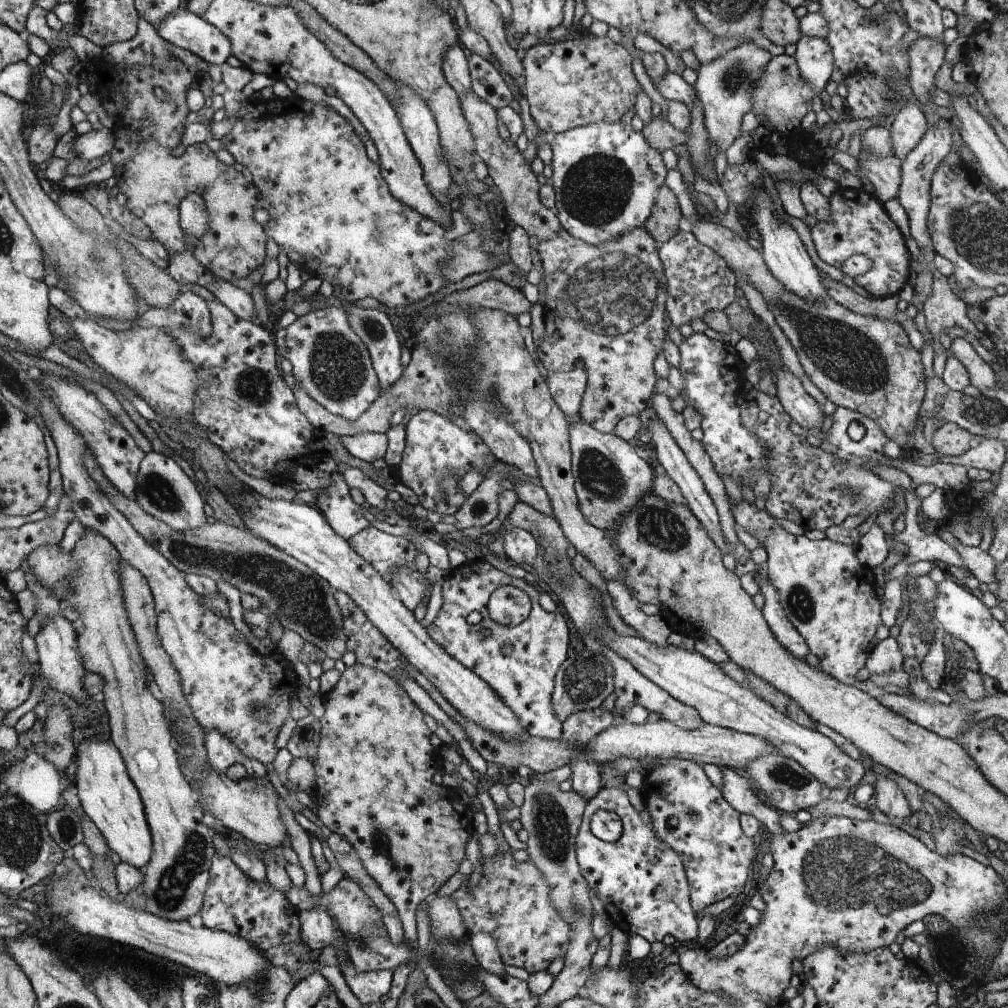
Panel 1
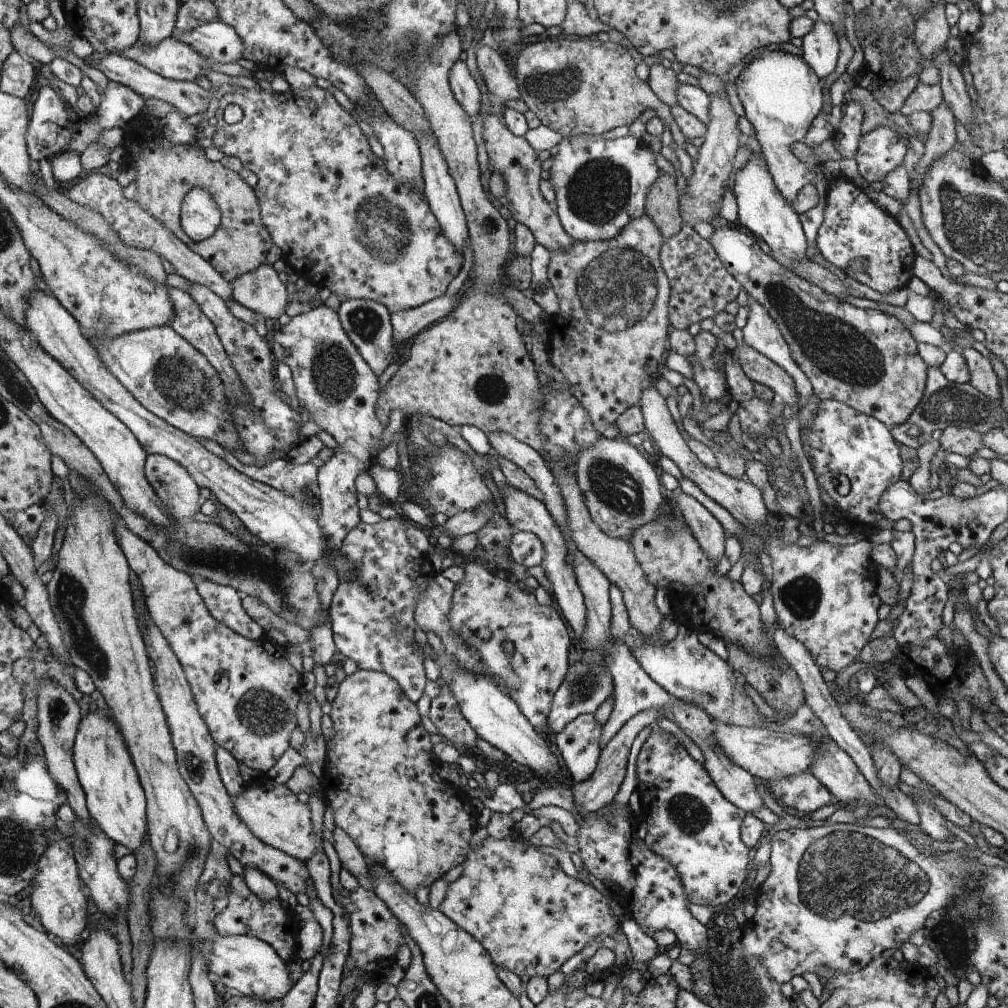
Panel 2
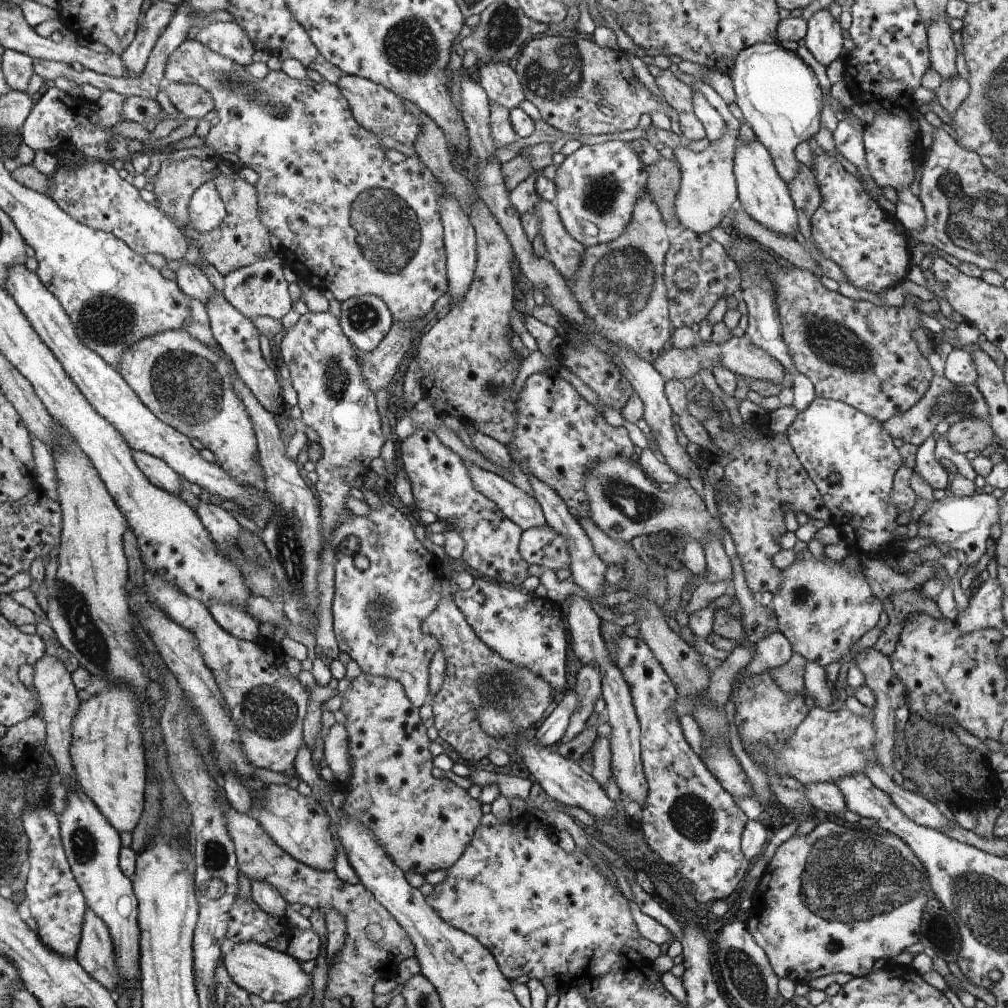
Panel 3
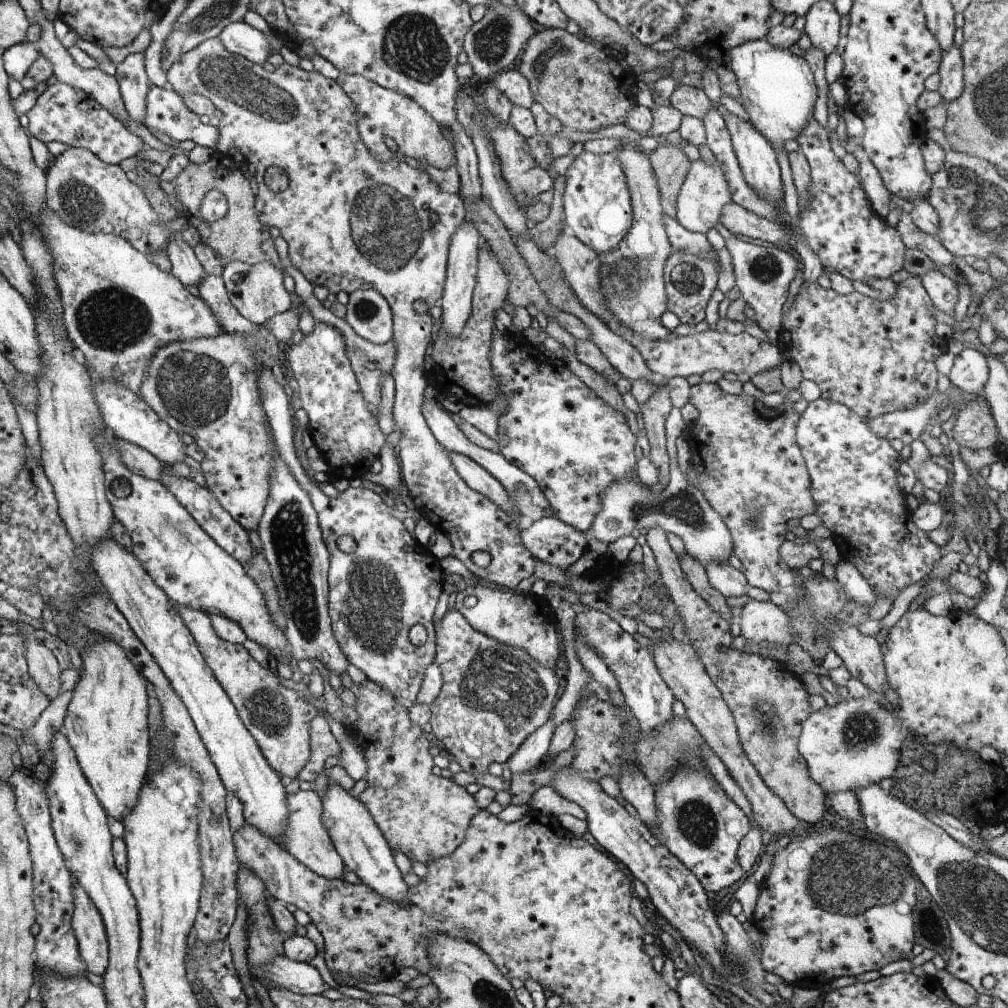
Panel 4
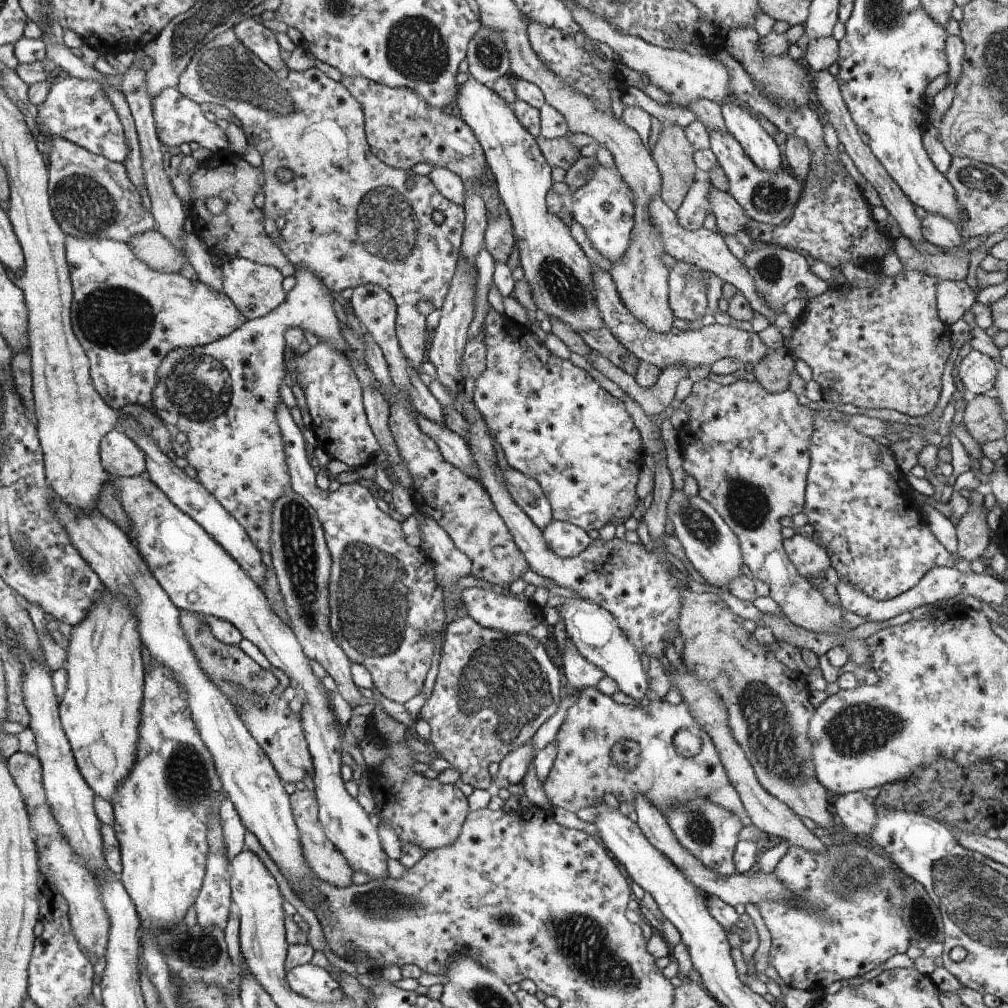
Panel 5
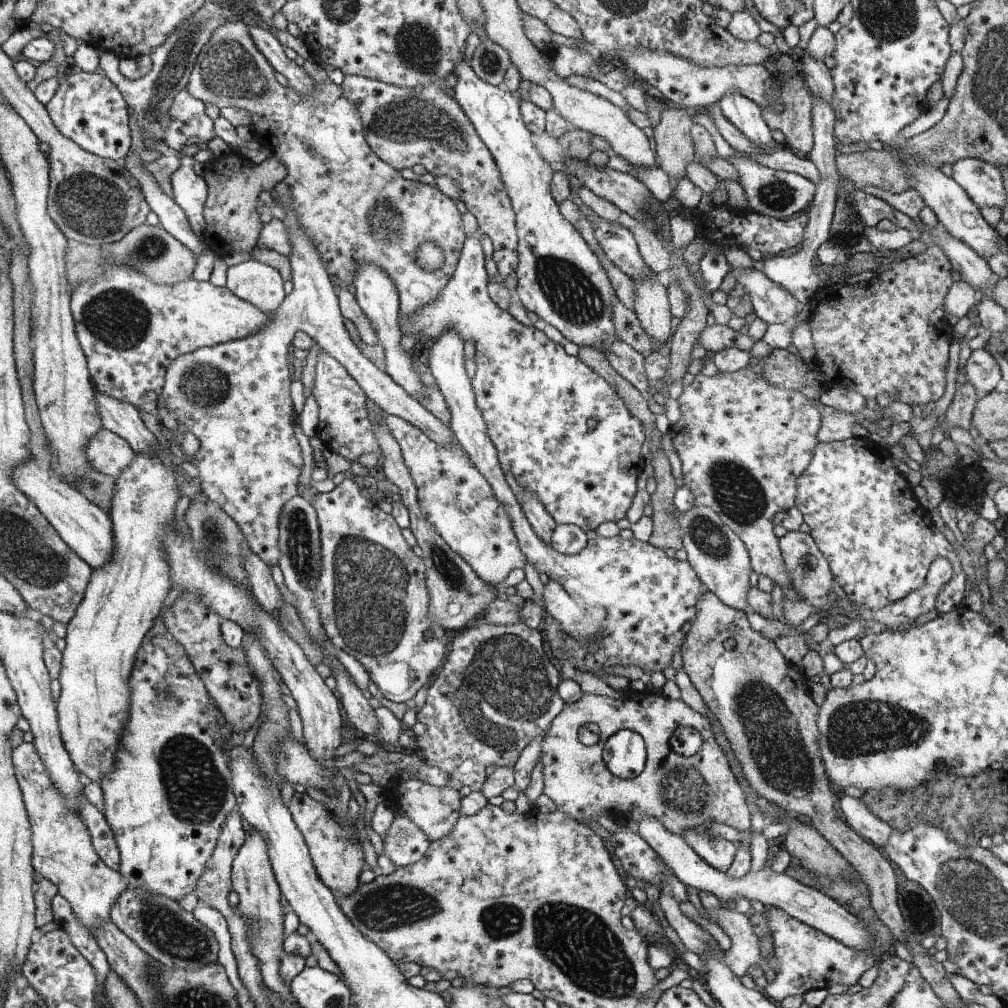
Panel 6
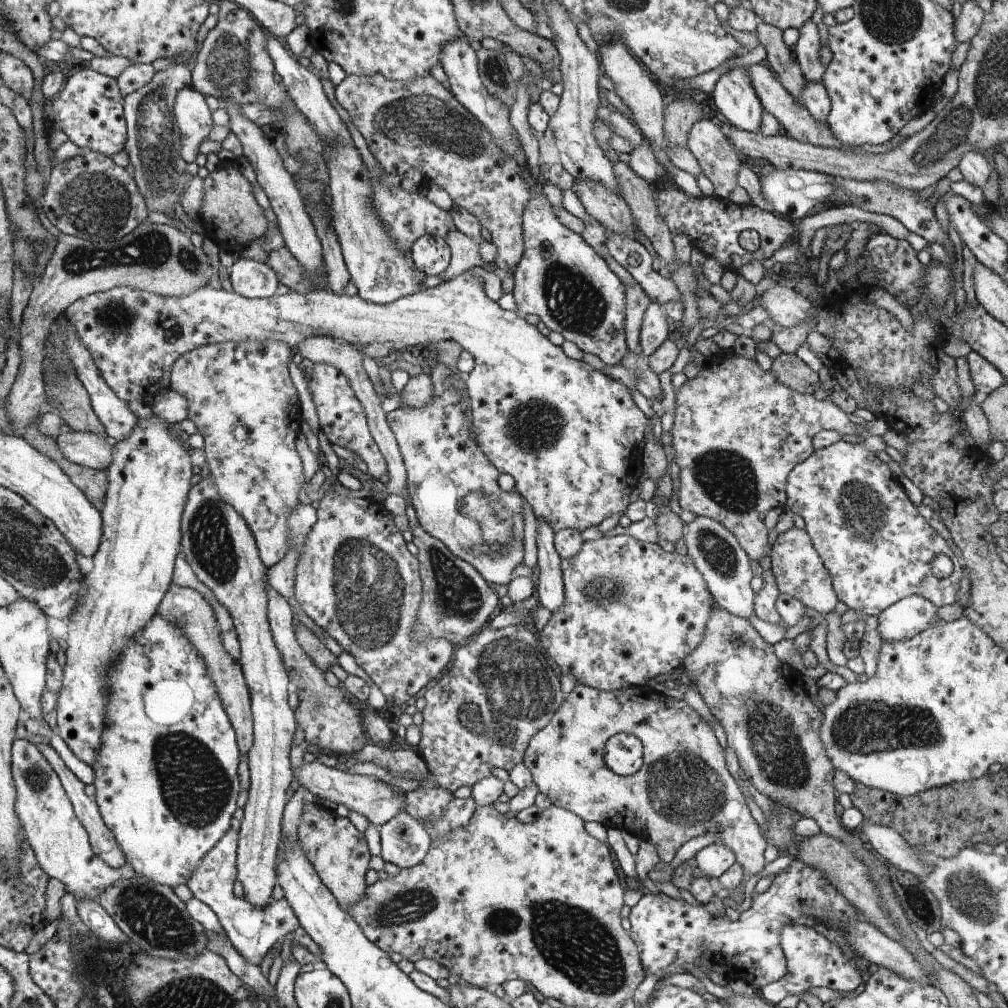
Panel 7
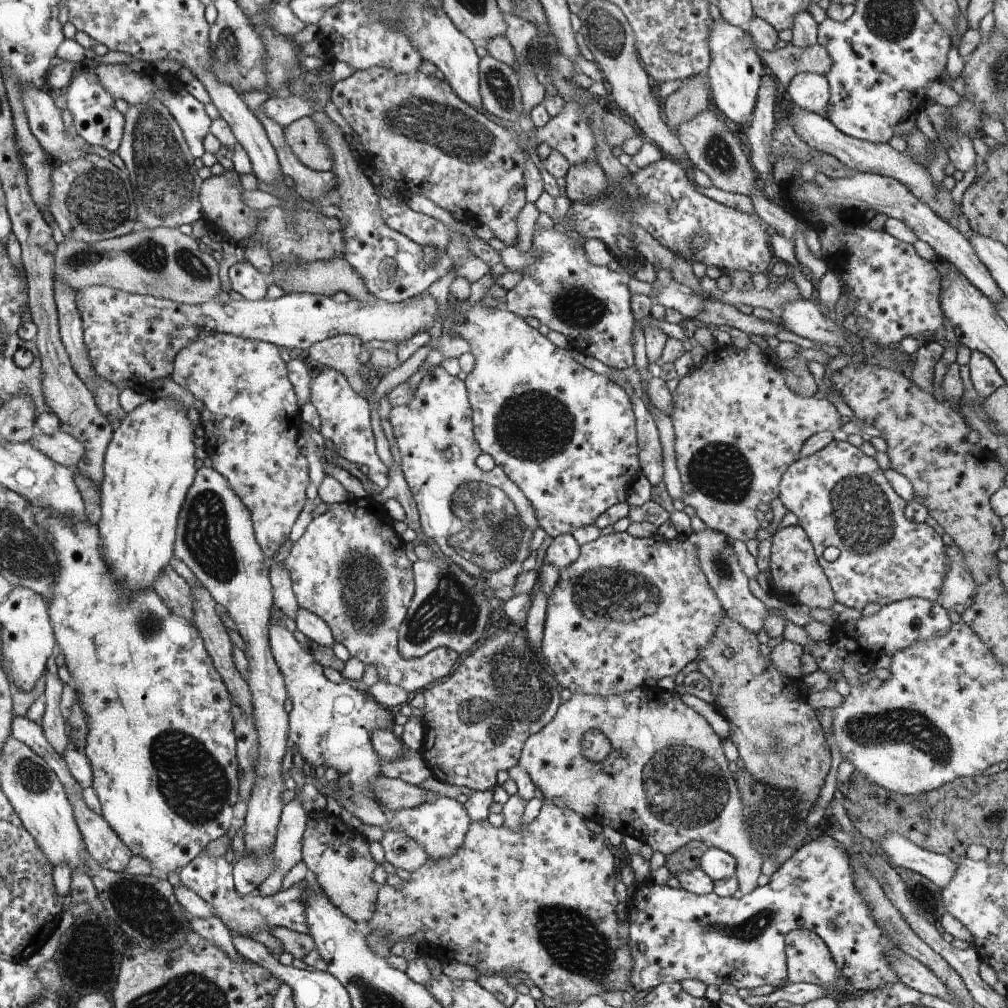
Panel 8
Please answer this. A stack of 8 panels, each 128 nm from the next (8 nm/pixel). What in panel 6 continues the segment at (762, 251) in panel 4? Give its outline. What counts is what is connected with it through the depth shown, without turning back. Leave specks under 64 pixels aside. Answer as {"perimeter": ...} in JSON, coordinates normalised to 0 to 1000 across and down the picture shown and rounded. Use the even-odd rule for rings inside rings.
{"perimeter":[[[808,96],[806,103],[807,147],[801,157],[812,167],[812,171],[813,171],[813,181],[809,183],[810,192],[808,192],[808,196],[806,196],[806,200],[804,200],[801,209],[803,217],[800,222],[798,238],[793,247],[789,247],[783,252],[762,253],[758,254],[756,258],[758,261],[756,272],[758,272],[764,280],[780,286],[780,288],[792,298],[794,304],[797,305],[799,309],[805,305],[813,288],[816,287],[816,276],[810,269],[809,253],[812,246],[825,236],[823,227],[831,198],[831,179],[834,177],[833,173],[831,173],[831,167],[829,167],[830,146],[828,144],[828,121],[830,117],[828,116],[827,109],[823,107],[823,103],[817,101],[815,97]]]}

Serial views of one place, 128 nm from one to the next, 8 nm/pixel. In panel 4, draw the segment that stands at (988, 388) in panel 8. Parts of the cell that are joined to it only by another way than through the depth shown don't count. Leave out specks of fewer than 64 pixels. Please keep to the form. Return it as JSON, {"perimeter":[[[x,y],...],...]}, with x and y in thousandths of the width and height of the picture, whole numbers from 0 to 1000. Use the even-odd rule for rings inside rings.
{"perimeter":[[[967,346],[954,347],[948,352],[941,371],[943,380],[961,391],[972,391],[981,374],[979,354]]]}

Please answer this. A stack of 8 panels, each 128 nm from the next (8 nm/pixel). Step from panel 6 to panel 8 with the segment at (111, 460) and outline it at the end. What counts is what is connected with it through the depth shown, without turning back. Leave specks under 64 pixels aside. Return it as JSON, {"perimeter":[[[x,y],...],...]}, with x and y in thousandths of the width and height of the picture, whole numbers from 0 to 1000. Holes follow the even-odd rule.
{"perimeter":[[[35,425],[35,432],[29,438],[34,444],[44,448],[56,459],[66,464],[76,462],[85,450],[81,438],[61,428],[48,433],[48,431],[44,431],[44,429],[40,429],[38,425]]]}

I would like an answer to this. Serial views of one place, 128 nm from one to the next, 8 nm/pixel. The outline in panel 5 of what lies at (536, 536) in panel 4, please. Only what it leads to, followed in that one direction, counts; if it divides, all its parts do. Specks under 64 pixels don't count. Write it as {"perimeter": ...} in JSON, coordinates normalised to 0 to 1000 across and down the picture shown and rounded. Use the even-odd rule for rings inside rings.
{"perimeter":[[[552,515],[539,524],[538,528],[545,543],[560,554],[573,552],[587,538],[582,526]]]}

